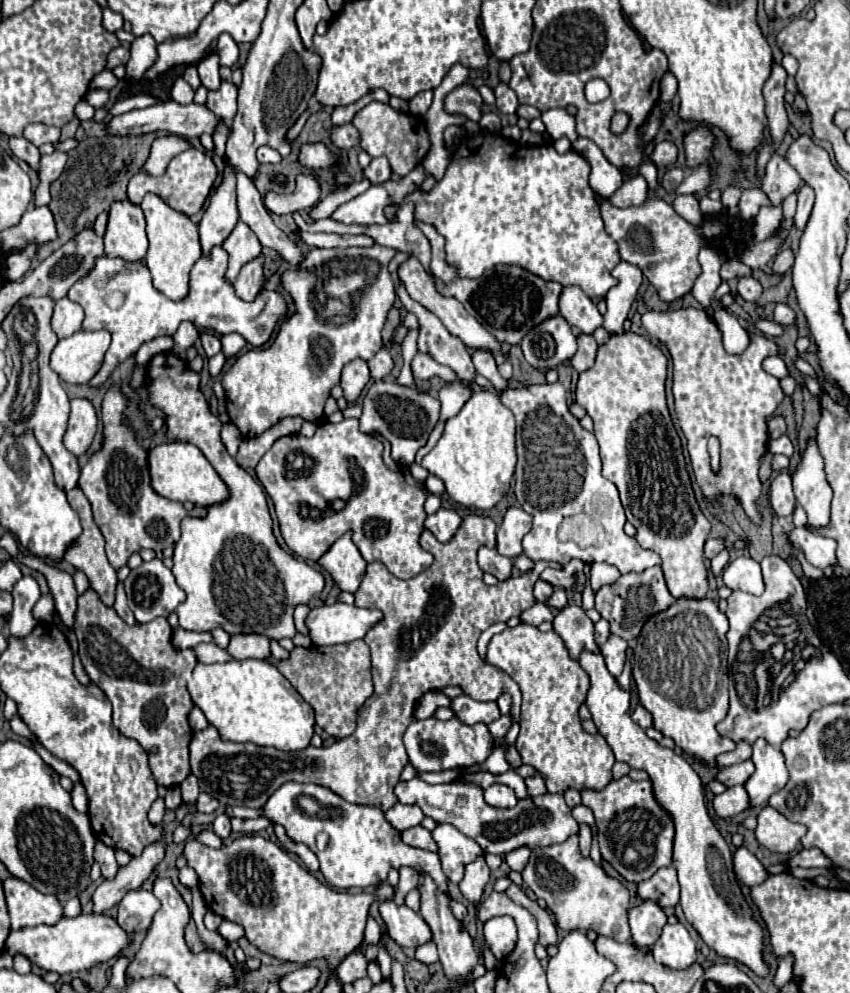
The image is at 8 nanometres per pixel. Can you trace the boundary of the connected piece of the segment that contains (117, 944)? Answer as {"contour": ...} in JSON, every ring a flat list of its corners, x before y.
{"contour":[[79,915,73,919,59,919,59,923,47,927,27,927,27,931,11,931,5,939,3,951,11,957,23,955,31,961,31,965,55,971,59,975,71,971,85,971,101,961,109,961,117,957,127,947,127,933,117,925,115,919,107,915]]}

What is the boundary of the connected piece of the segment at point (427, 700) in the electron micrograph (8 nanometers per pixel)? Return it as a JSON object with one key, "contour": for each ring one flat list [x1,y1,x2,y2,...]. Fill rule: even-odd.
{"contour":[[429,691,419,699,419,703,415,707,415,717,417,719,433,717,439,707,449,707,449,705,451,705,451,697,447,697,441,691]]}

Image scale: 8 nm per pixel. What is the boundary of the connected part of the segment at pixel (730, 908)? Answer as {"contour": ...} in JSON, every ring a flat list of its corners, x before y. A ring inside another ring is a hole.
{"contour":[[581,651,579,663,591,679,587,707,591,711,593,723,597,725,597,731,613,749,617,761,627,763,631,769,643,769,649,773,657,803,671,815,675,823,673,865,679,875,679,903,687,921,697,929,703,941,721,957,737,959,739,963,753,969,757,975,765,977,769,969,761,957,763,929,757,921,753,921,751,907,743,897,741,885,737,885,737,879,733,875,731,849,707,815,701,779,683,757,675,755,673,749,665,749,657,741,649,739,645,731,631,719,629,691,625,691,617,683,617,679,607,671,601,653]]}

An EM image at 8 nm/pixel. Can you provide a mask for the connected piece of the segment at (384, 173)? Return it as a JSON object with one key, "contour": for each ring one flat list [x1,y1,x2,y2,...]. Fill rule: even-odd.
{"contour":[[385,157,373,159,373,161,365,167,365,177,371,181,371,185,381,185,381,183,389,181,389,179,391,179,389,161,387,161]]}

